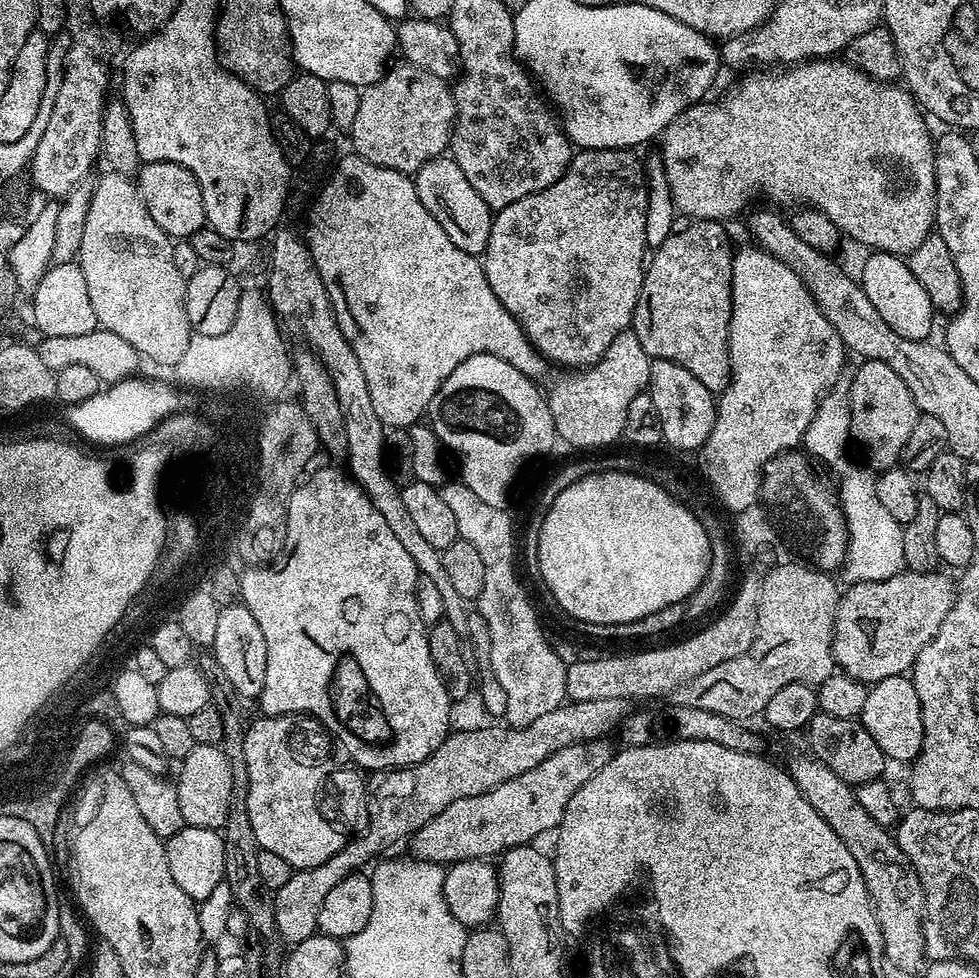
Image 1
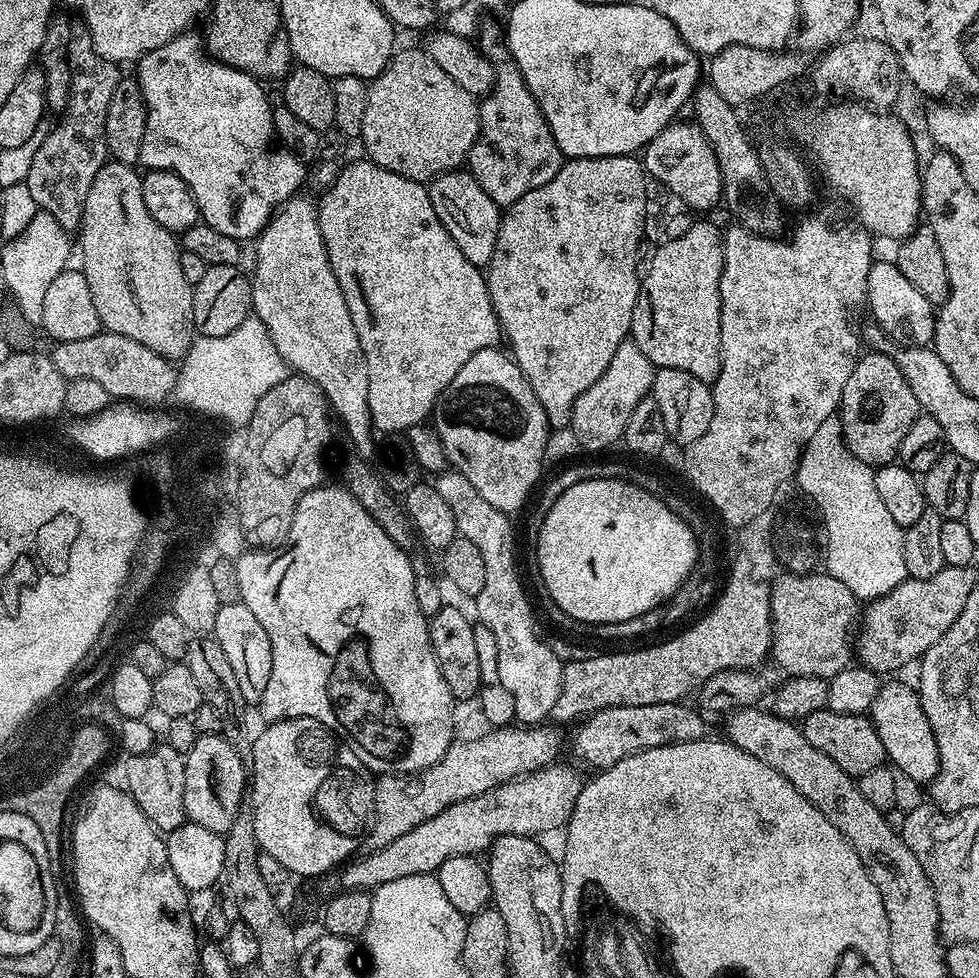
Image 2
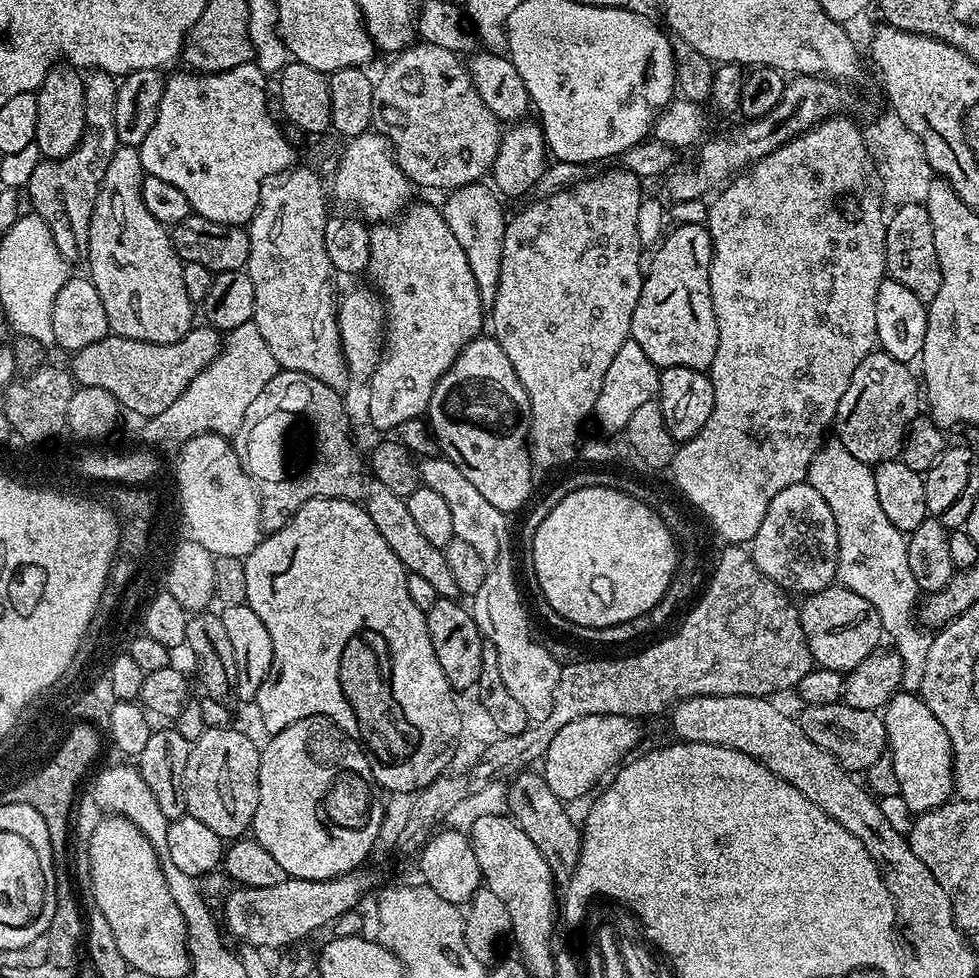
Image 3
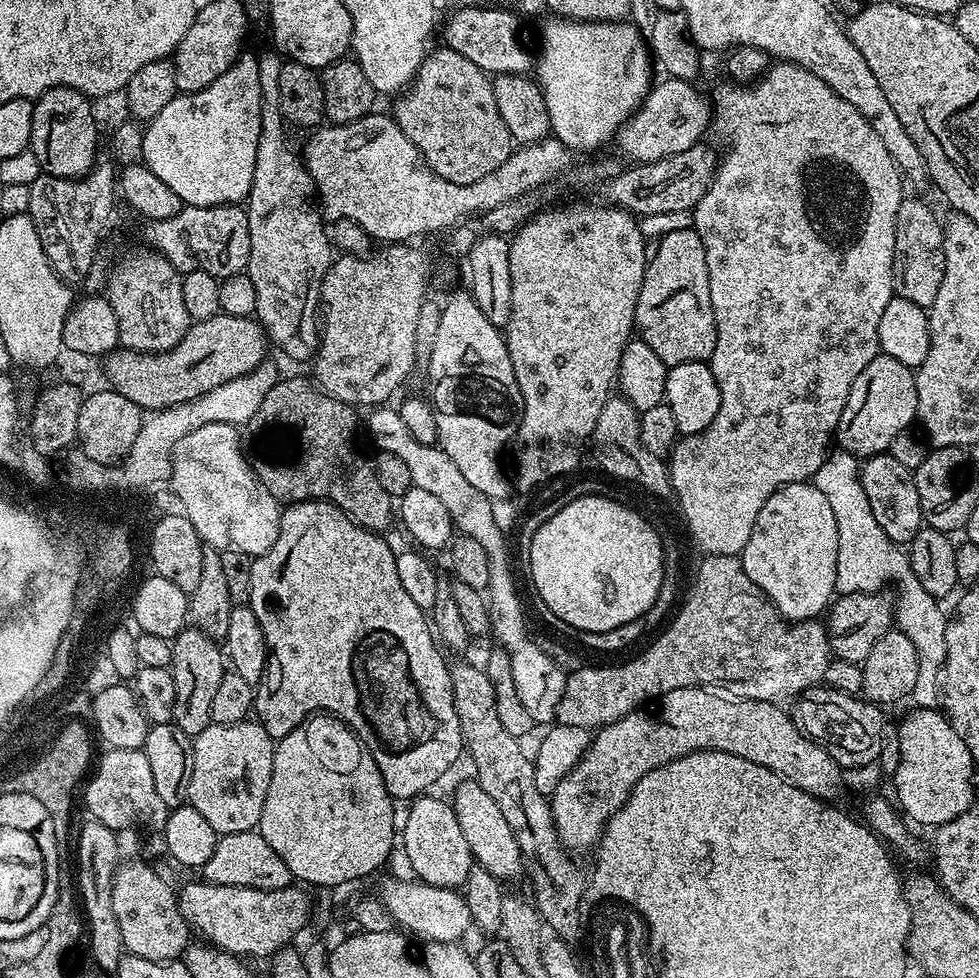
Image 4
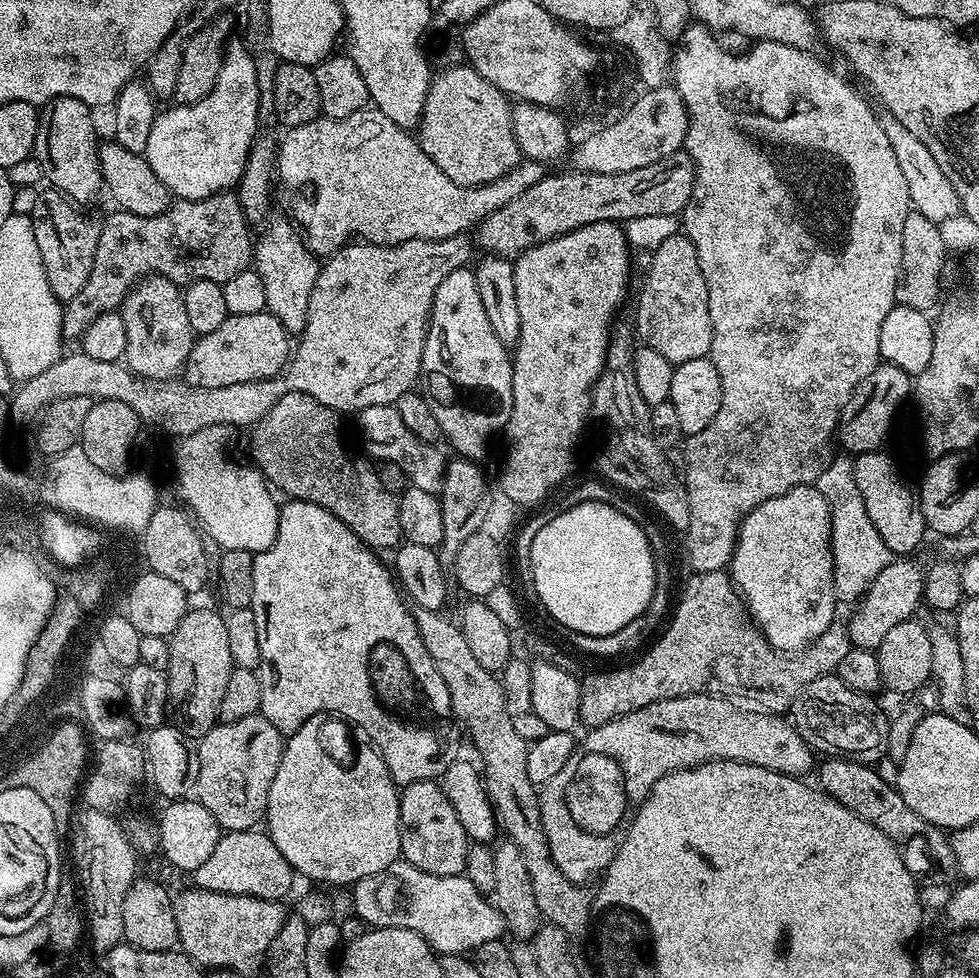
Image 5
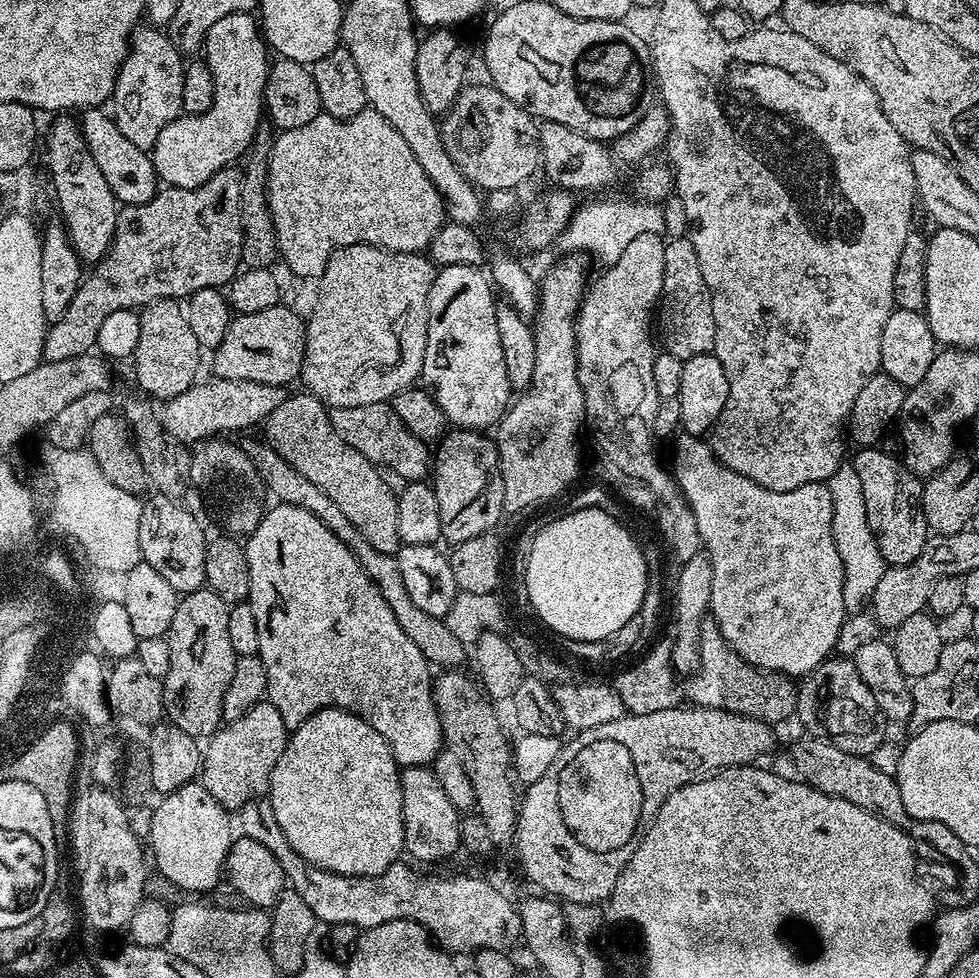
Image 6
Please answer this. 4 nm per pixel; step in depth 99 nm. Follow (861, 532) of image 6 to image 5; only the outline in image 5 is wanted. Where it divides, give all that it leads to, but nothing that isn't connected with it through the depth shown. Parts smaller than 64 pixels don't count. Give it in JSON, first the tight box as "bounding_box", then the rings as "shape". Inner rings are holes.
{"bounding_box":[814,454,894,606],"shape":[[[840,454],[829,460],[814,486],[822,498],[826,498],[832,519],[832,565],[836,599],[841,605],[852,606],[867,593],[874,578],[878,578],[878,574],[882,574],[882,570],[886,570],[886,566],[892,563],[894,554],[886,542],[882,542],[878,530],[874,530],[870,514],[866,514],[866,502],[862,502],[858,482],[854,482],[854,463],[847,455]]]}

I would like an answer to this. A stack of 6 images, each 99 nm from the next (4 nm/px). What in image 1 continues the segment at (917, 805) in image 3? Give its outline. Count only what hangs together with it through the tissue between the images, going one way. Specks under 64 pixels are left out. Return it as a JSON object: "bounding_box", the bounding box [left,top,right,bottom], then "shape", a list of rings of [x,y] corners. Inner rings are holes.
{"bounding_box":[858,675,924,762],"shape":[[[907,675],[882,678],[878,683],[871,685],[866,694],[866,706],[862,706],[862,714],[858,719],[866,726],[866,730],[870,730],[874,742],[882,746],[889,761],[911,762],[922,750],[924,742],[922,706],[918,702],[918,690],[914,690]]]}

